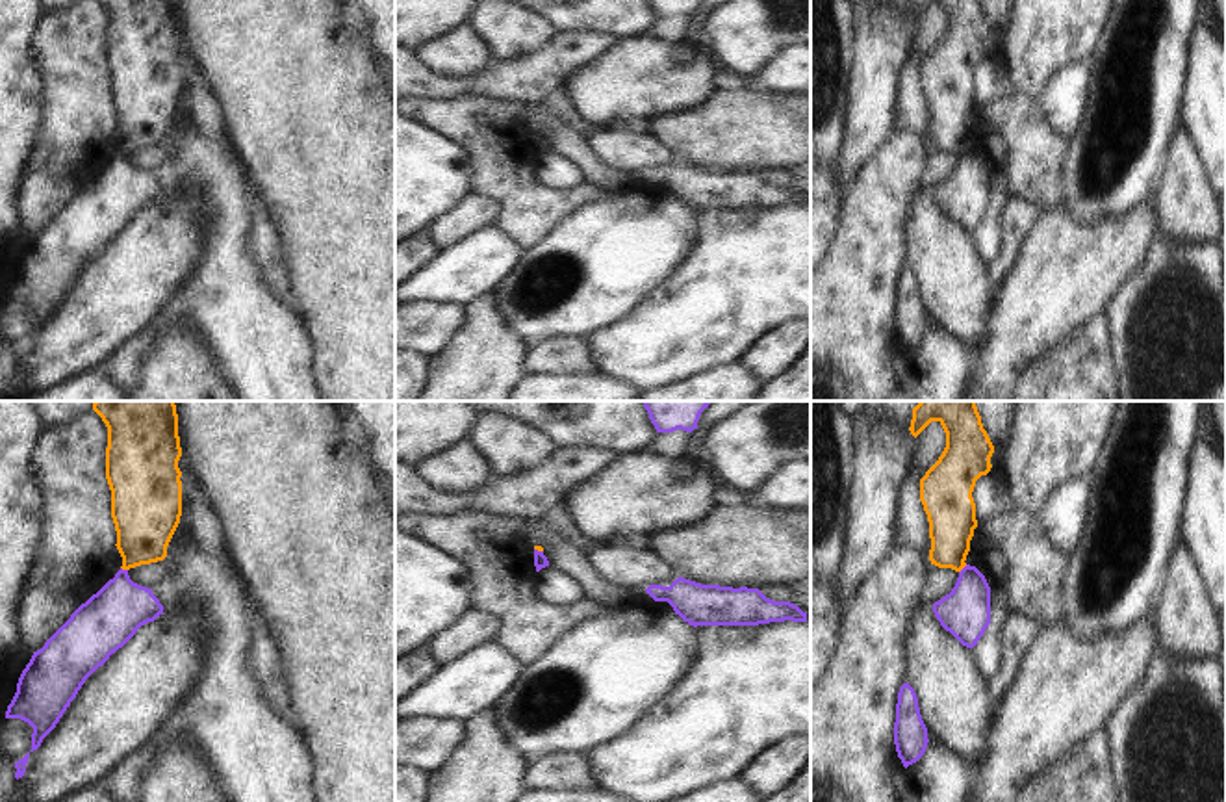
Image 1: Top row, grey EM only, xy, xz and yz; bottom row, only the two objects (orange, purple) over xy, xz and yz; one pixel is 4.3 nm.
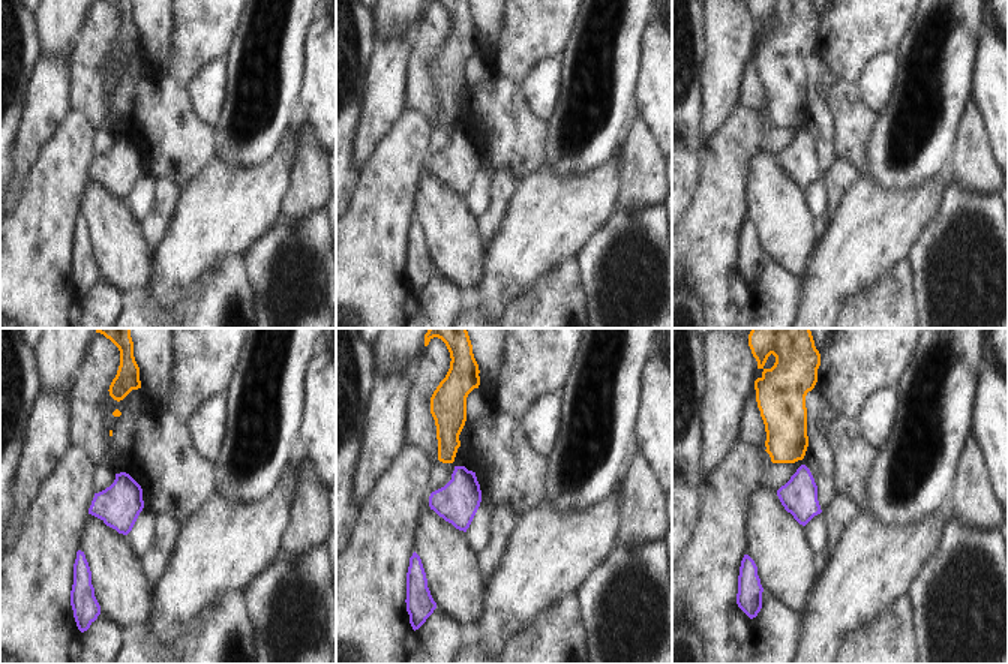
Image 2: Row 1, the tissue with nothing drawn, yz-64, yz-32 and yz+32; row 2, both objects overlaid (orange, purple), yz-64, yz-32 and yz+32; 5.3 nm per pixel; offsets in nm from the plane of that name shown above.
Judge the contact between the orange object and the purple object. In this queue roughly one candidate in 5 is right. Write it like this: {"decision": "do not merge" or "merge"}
{"decision": "do not merge"}

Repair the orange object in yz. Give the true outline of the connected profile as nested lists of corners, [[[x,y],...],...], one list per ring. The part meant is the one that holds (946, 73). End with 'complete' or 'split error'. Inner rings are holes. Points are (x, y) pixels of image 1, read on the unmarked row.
[[[913,0],[911,19],[916,22],[931,6],[939,6],[946,17],[946,32],[939,45],[920,63],[920,85],[929,106],[929,145],[939,152],[961,156],[966,150],[970,124],[976,104],[976,87],[972,82],[976,65],[992,52],[990,41],[994,30],[983,13],[981,0]]]; complete

